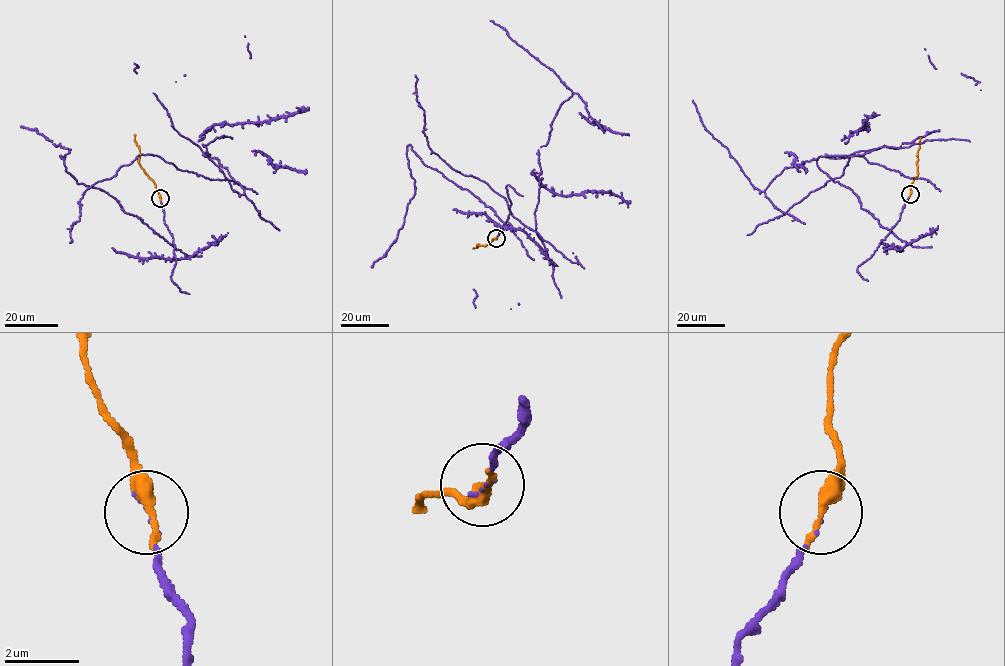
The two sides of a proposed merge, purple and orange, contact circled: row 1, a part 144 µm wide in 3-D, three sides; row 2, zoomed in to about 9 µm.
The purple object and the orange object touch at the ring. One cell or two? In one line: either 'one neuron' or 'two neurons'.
one neuron

